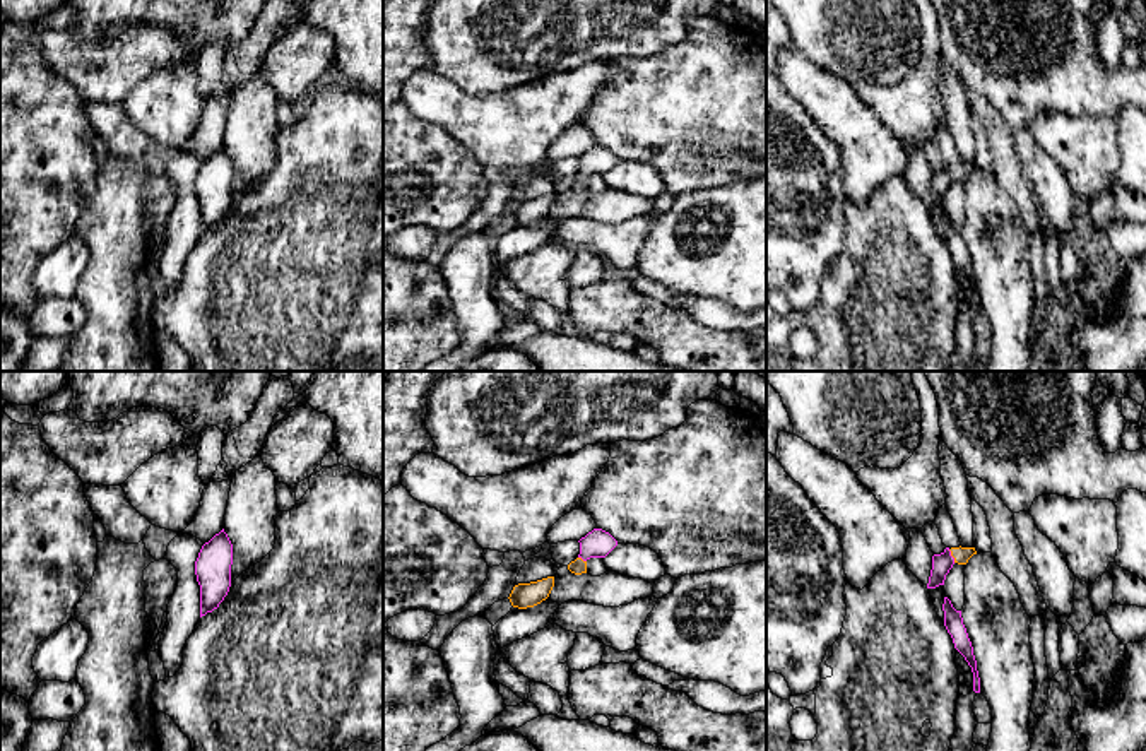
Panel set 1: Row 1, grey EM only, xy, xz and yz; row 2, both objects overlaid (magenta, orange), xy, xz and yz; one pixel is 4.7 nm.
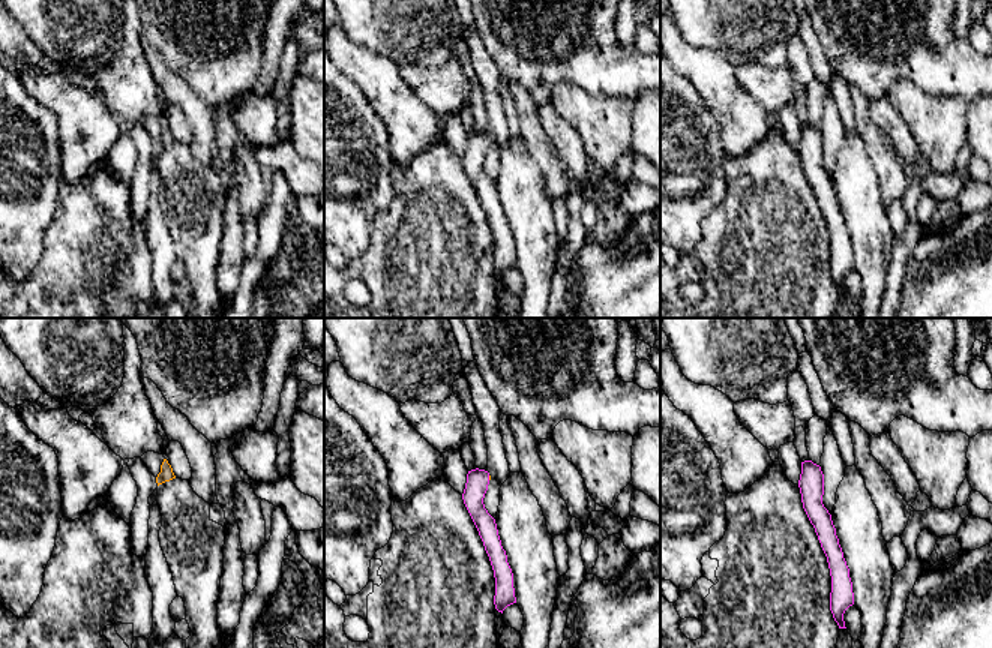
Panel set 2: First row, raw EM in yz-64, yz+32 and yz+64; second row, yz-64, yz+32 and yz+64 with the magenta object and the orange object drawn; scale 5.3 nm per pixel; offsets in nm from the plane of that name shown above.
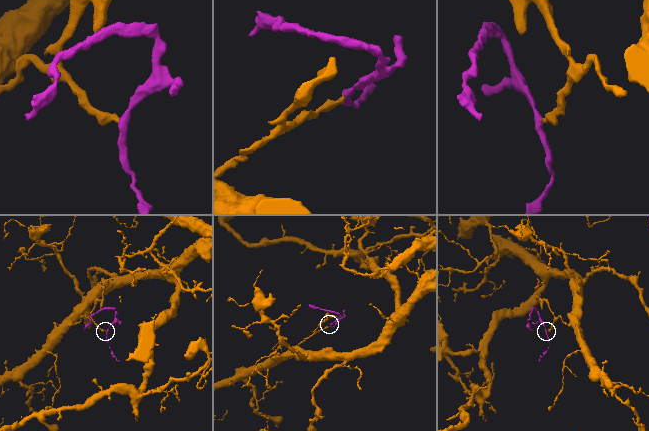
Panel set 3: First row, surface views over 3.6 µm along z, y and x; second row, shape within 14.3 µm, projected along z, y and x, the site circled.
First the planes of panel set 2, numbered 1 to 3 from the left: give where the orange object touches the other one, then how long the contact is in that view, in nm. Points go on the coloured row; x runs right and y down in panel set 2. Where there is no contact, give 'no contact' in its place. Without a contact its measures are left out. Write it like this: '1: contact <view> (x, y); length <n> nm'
1: no contact
2: contact yz+32 (488, 477); length 30 nm
3: no contact

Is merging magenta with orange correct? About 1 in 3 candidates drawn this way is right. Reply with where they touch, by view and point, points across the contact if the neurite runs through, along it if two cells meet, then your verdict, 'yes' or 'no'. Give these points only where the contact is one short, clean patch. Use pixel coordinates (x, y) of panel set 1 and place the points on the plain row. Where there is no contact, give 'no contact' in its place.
contact yz (951, 173); way yz (941, 180), (951, 173), (962, 171); yes

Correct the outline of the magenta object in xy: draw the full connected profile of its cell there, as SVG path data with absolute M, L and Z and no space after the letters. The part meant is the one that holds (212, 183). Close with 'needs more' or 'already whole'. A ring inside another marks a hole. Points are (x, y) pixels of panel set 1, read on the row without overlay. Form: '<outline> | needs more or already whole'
M224 145L205 159L195 178L200 234L219 224L231 204L233 161Z | already whole

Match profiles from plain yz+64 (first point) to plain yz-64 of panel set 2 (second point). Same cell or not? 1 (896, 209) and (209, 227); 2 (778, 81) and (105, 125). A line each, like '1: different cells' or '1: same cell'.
1: different cells
2: different cells

